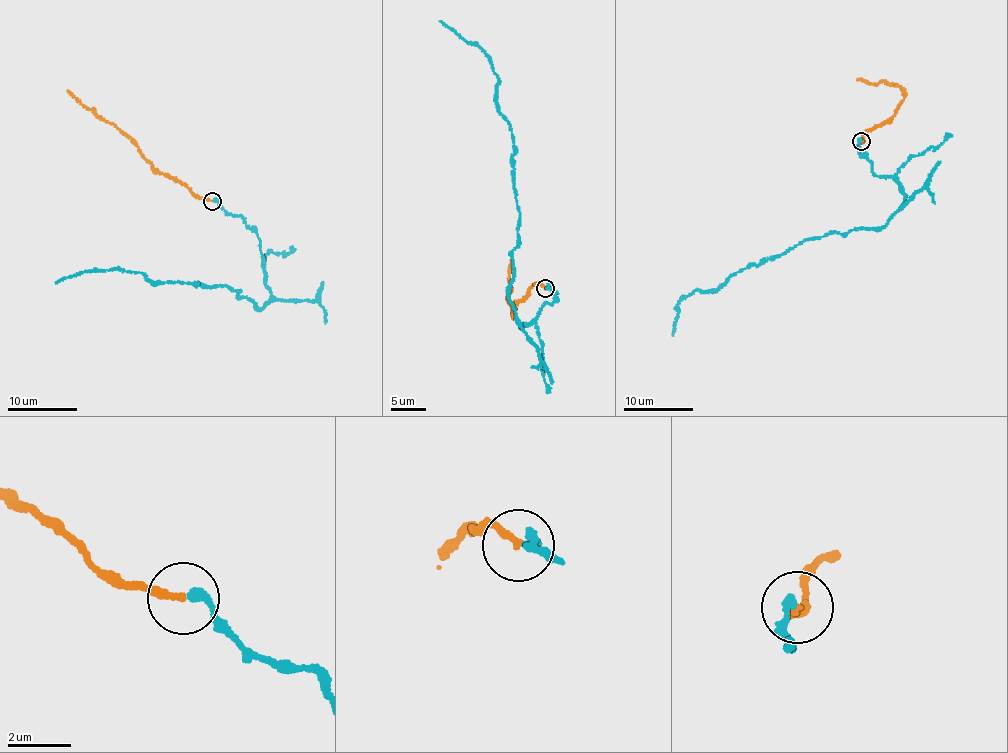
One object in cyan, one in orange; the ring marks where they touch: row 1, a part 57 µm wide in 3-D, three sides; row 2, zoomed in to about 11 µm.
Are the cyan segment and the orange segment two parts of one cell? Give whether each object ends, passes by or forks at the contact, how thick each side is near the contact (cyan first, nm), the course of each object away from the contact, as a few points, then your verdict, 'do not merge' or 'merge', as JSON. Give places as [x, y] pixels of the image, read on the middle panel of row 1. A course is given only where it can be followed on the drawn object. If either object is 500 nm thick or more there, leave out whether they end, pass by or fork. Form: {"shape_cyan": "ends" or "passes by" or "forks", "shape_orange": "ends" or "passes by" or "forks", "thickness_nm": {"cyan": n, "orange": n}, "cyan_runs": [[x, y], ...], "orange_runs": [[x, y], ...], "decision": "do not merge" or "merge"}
{"shape_cyan": "ends", "shape_orange": "ends", "thickness_nm": {"cyan": 260, "orange": 220}, "cyan_runs": [[546, 287], [555, 299], [521, 326], [509, 298], [519, 218], [514, 137], [498, 111], [490, 56], [439, 21]], "orange_runs": [[546, 287], [532, 284], [526, 296], [518, 301], [513, 311], [515, 318], [509, 300], [511, 260]], "decision": "merge"}

